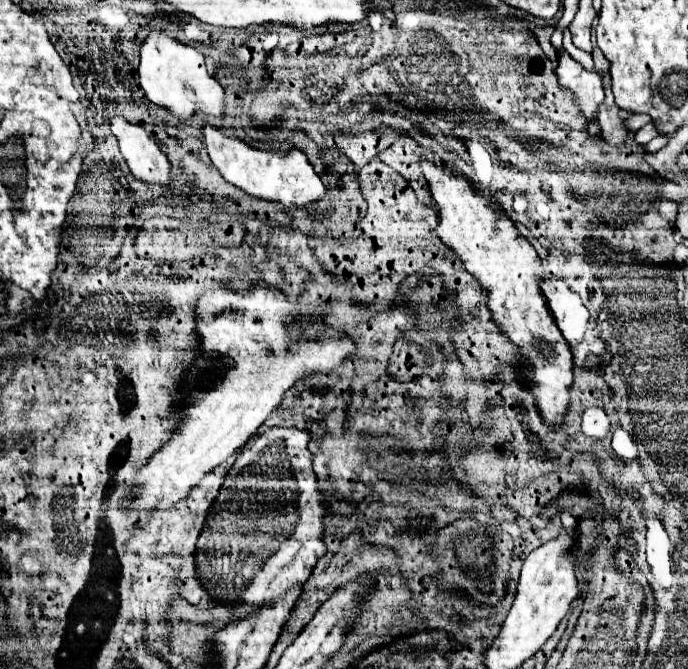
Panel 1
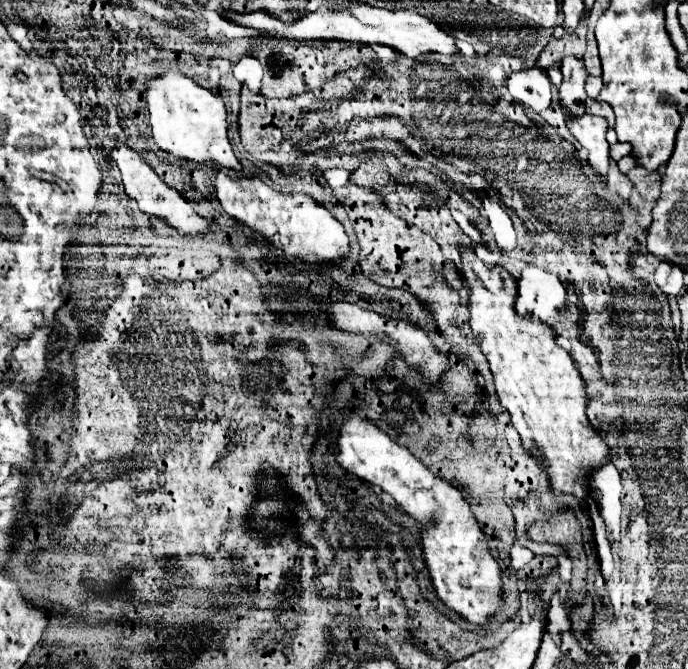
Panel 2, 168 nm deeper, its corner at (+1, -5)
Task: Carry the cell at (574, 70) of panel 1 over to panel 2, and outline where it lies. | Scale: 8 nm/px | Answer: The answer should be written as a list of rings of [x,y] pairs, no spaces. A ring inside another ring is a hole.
[[[590,113],[566,115],[566,125],[572,131],[572,135],[580,141],[580,145],[588,151],[588,163],[592,165],[592,169],[606,179],[606,171],[608,171],[606,119],[590,115]]]

